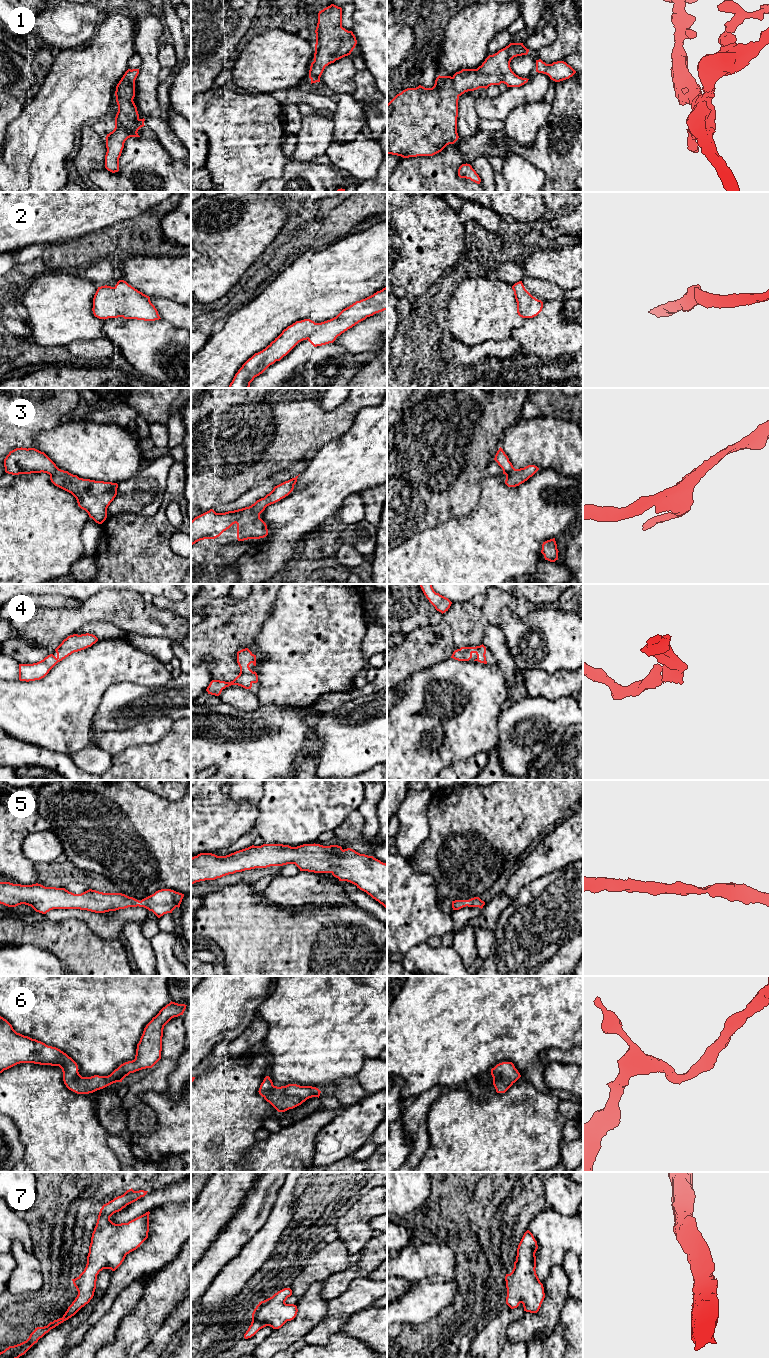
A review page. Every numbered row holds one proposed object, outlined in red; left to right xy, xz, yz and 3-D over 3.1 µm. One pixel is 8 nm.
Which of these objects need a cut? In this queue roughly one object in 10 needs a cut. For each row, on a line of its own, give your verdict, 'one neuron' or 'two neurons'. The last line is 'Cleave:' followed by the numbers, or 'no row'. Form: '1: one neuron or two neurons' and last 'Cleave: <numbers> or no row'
1: one neuron
2: one neuron
3: one neuron
4: one neuron
5: one neuron
6: one neuron
7: one neuron
Cleave: no row

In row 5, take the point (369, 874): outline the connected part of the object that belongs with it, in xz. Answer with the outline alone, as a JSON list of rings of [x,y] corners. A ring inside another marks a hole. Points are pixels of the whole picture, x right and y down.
[[[263,844],[250,846],[226,856],[212,853],[200,853],[191,858],[191,884],[205,880],[215,880],[223,876],[270,866],[295,864],[300,871],[331,873],[339,881],[347,881],[366,892],[387,909],[387,864],[351,848],[342,849],[338,845],[303,844],[291,847],[283,844]]]

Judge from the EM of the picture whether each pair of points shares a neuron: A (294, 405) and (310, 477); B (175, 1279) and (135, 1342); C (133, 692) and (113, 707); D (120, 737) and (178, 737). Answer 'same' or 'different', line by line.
A: different
B: same
C: same
D: different

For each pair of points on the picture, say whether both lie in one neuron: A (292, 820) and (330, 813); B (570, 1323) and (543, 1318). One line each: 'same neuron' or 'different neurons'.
A: same neuron
B: different neurons

